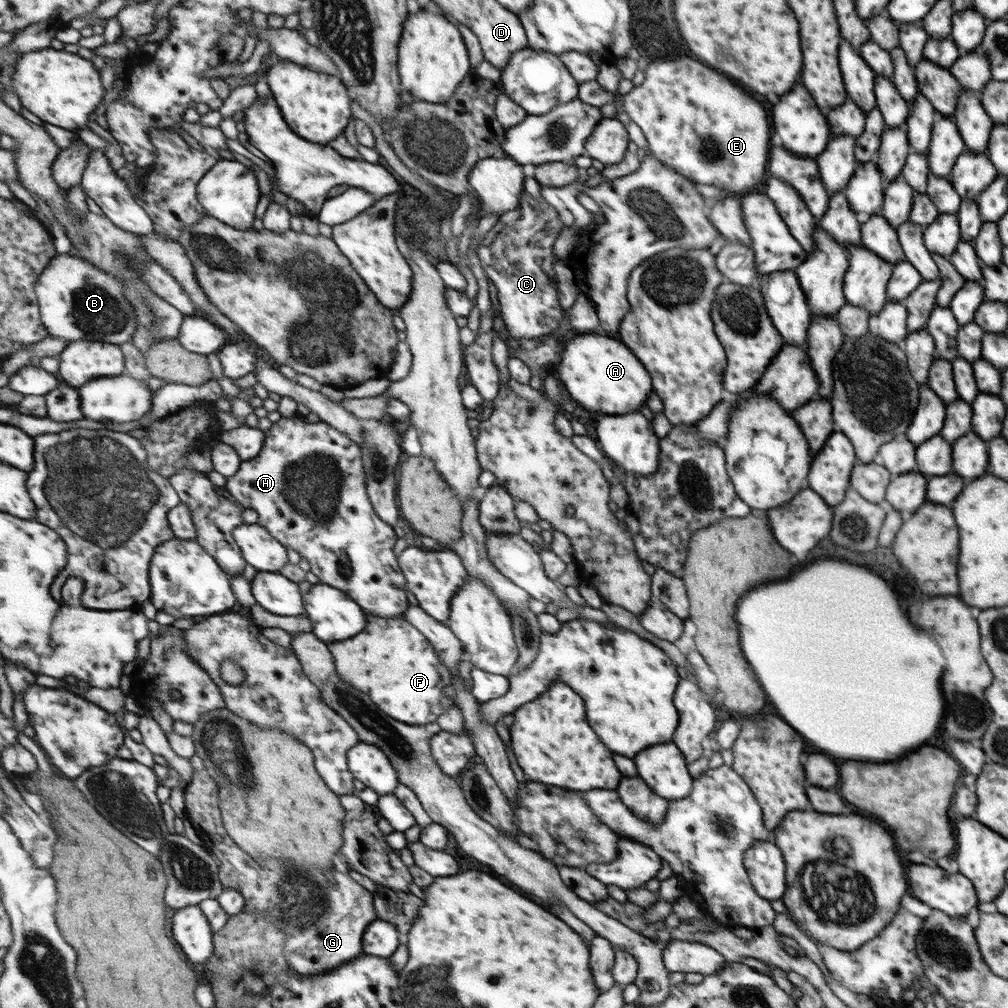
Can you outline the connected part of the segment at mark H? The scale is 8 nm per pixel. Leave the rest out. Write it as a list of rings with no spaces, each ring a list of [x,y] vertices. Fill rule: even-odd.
[[[303,413],[297,417],[281,418],[274,423],[271,430],[266,434],[267,437],[262,451],[251,460],[242,461],[237,474],[234,474],[227,479],[225,487],[228,491],[246,509],[251,509],[259,513],[260,517],[258,523],[263,525],[274,538],[277,538],[281,544],[292,548],[300,556],[306,558],[310,564],[310,571],[318,577],[319,582],[330,584],[335,588],[339,588],[339,590],[346,591],[355,602],[359,603],[359,606],[363,608],[368,616],[371,614],[373,617],[383,617],[389,620],[403,616],[410,605],[409,598],[407,598],[407,592],[405,592],[405,590],[408,590],[408,580],[399,564],[398,556],[395,556],[395,552],[393,552],[393,548],[395,548],[395,544],[397,544],[397,534],[395,534],[393,527],[378,515],[374,509],[374,504],[371,502],[370,496],[368,495],[368,488],[366,485],[368,476],[366,475],[366,469],[364,468],[362,448],[360,445],[354,440],[351,440],[350,436],[347,436],[338,428],[335,428],[326,422],[319,420],[316,423],[307,423],[307,421],[304,421]]]

